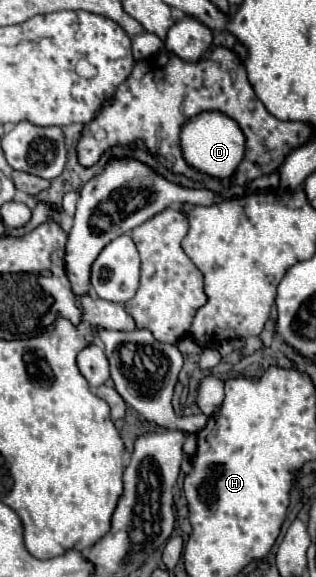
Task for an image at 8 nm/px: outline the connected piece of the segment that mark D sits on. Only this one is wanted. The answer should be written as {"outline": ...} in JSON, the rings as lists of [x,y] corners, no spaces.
{"outline":[[[205,111],[205,113],[195,115],[183,125],[181,147],[183,147],[183,157],[191,167],[217,179],[229,179],[243,159],[245,137],[239,125],[227,115],[217,113],[217,111]]]}

